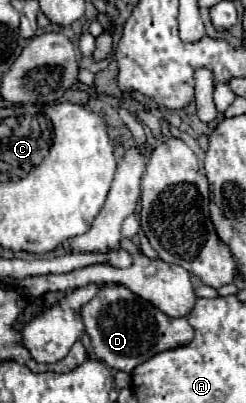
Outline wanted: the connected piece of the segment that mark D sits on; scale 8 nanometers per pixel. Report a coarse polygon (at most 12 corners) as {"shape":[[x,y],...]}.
{"shape":[[121,284],[81,308],[97,358],[131,372],[187,344],[187,318],[165,316]]}

